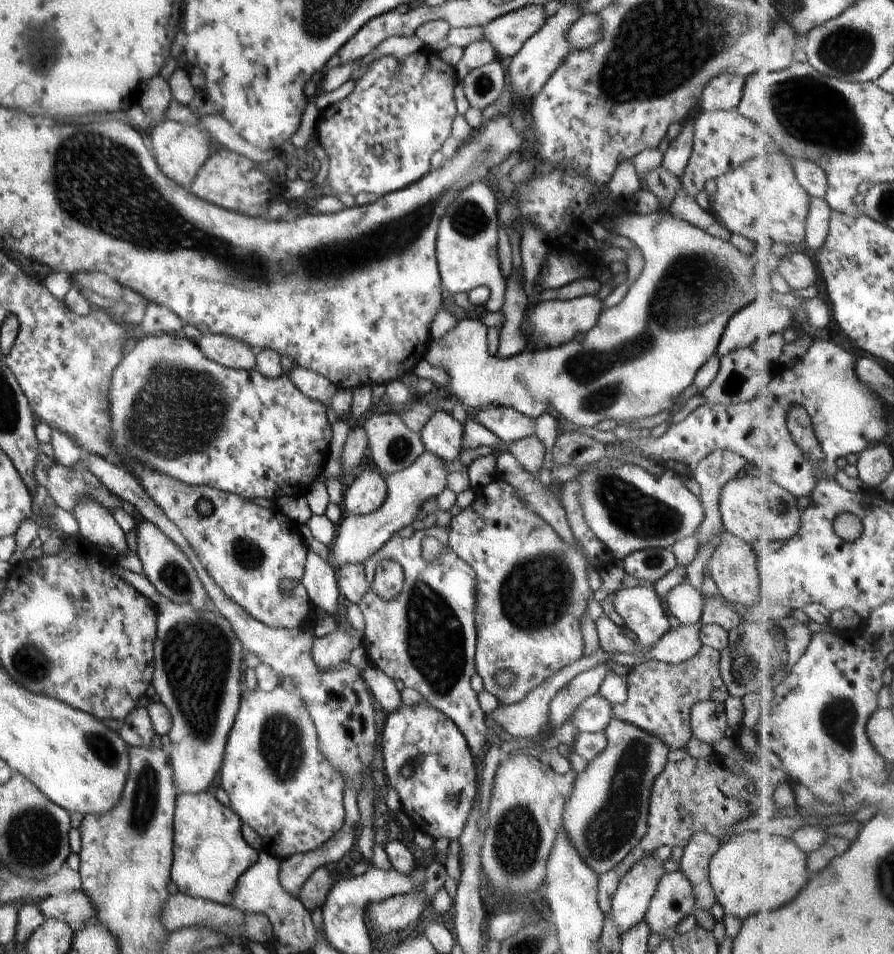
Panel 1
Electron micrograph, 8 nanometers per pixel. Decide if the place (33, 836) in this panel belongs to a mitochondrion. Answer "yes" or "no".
yes

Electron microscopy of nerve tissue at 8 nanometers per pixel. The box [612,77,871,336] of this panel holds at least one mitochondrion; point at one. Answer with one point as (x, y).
(843, 127)

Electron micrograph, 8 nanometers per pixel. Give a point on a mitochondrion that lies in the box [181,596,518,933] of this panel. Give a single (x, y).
(282, 739)

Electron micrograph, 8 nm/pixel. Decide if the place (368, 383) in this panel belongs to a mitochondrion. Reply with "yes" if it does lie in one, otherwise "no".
no

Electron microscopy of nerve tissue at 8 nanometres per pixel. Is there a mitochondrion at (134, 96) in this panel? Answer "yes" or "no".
no

